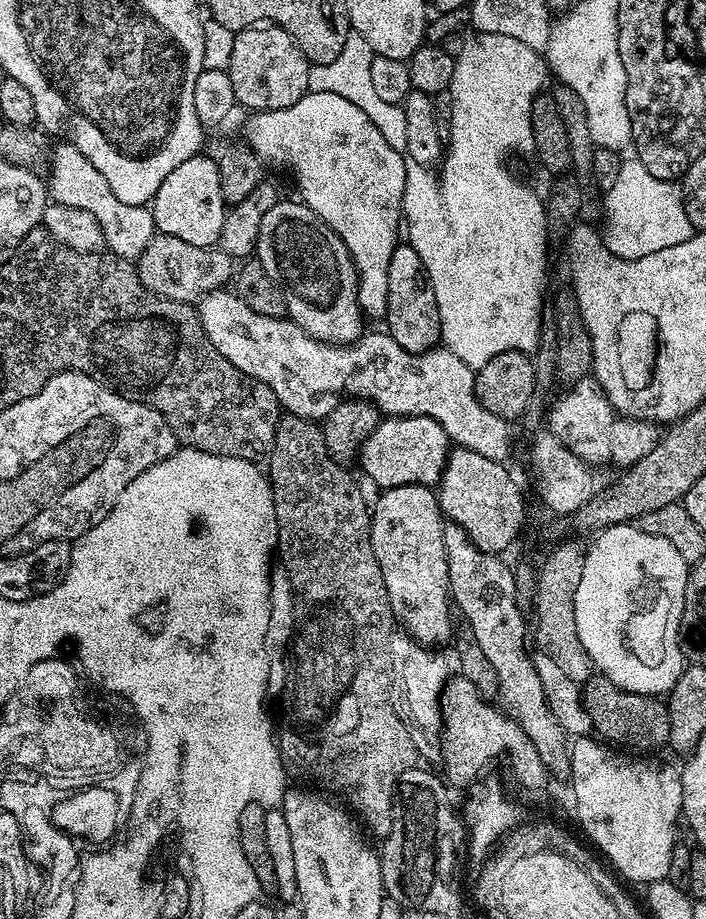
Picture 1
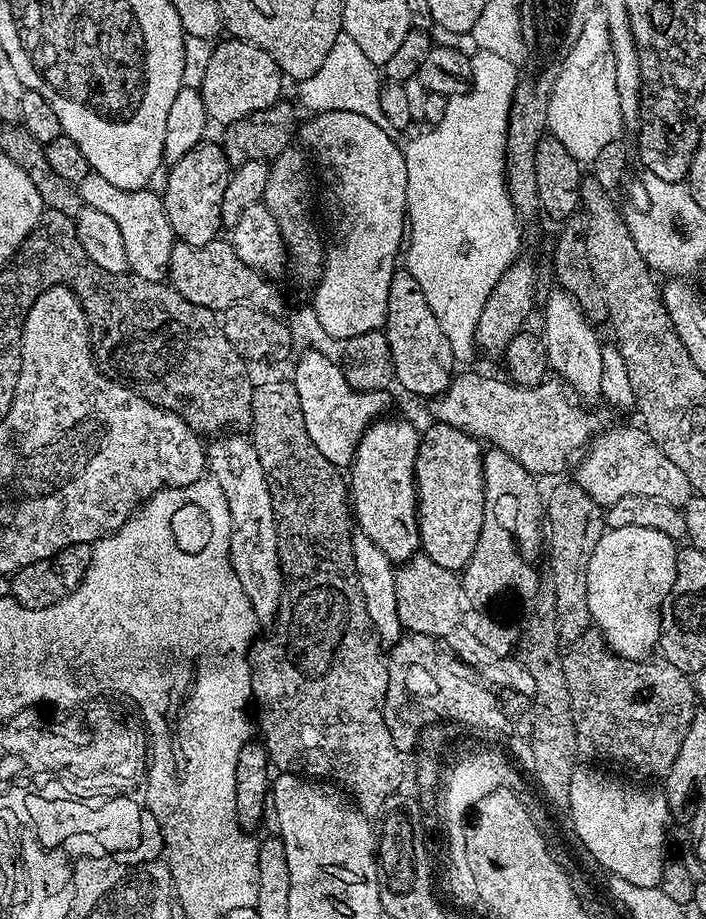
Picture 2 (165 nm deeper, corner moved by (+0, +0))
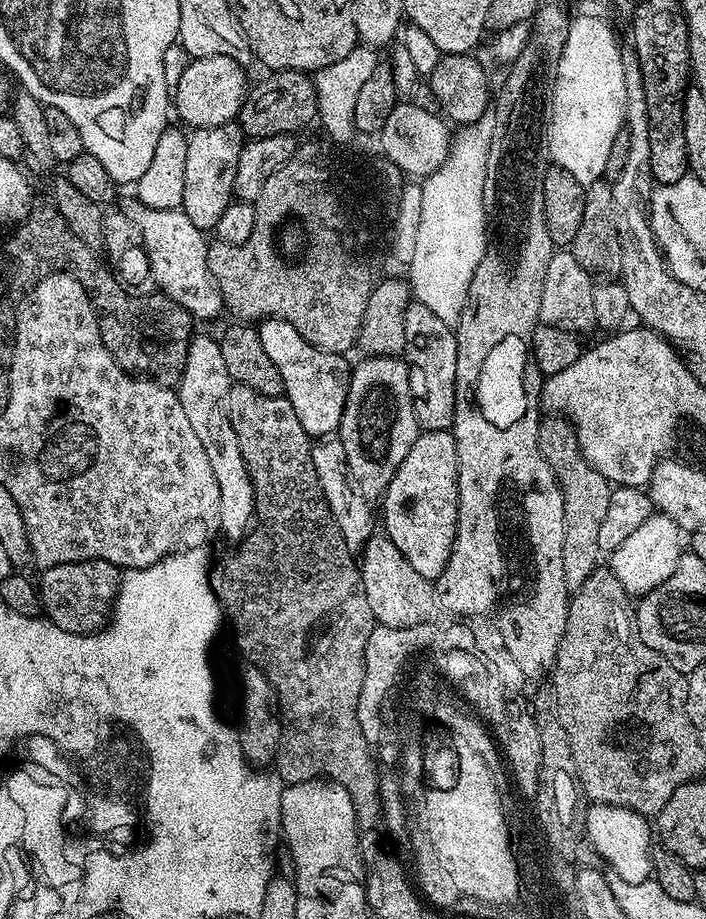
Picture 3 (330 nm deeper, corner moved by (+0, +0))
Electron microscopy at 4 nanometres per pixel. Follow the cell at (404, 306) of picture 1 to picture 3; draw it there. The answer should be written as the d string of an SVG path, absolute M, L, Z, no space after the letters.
M415 302L406 310L406 346L402 359L408 365L412 409L417 425L425 432L449 430L456 413L456 367L458 350L453 325L442 322L426 306Z

